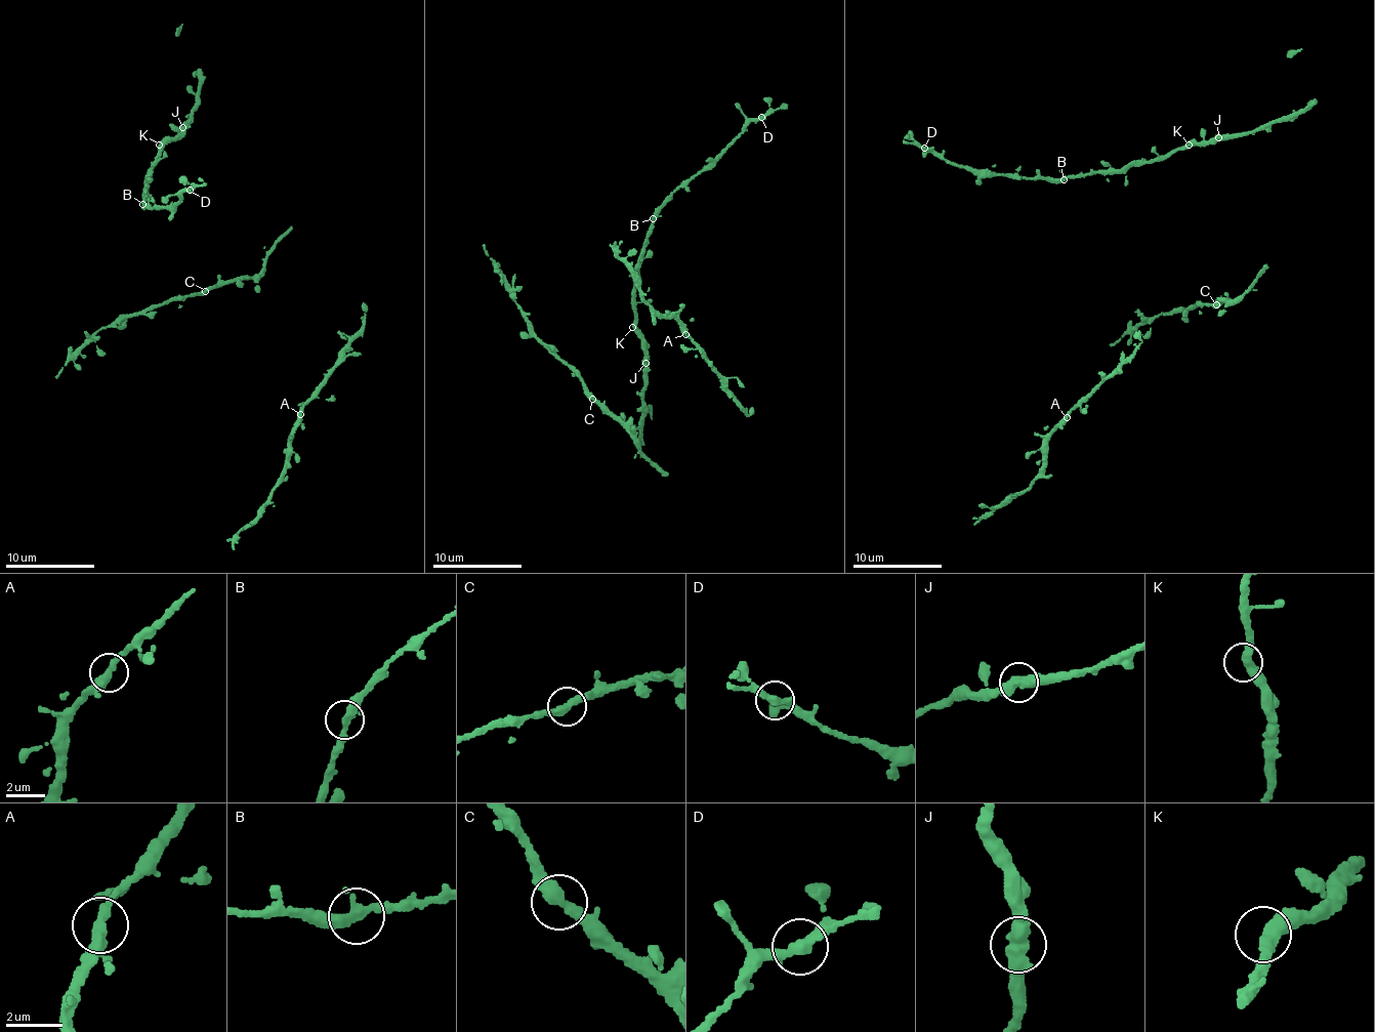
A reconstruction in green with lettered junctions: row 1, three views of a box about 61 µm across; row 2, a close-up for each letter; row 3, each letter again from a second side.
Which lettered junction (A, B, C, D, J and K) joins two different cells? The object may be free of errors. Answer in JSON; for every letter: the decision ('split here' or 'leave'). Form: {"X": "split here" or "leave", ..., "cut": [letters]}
{"A": "leave", "B": "leave", "C": "leave", "D": "leave", "J": "leave", "K": "leave", "cut": []}

